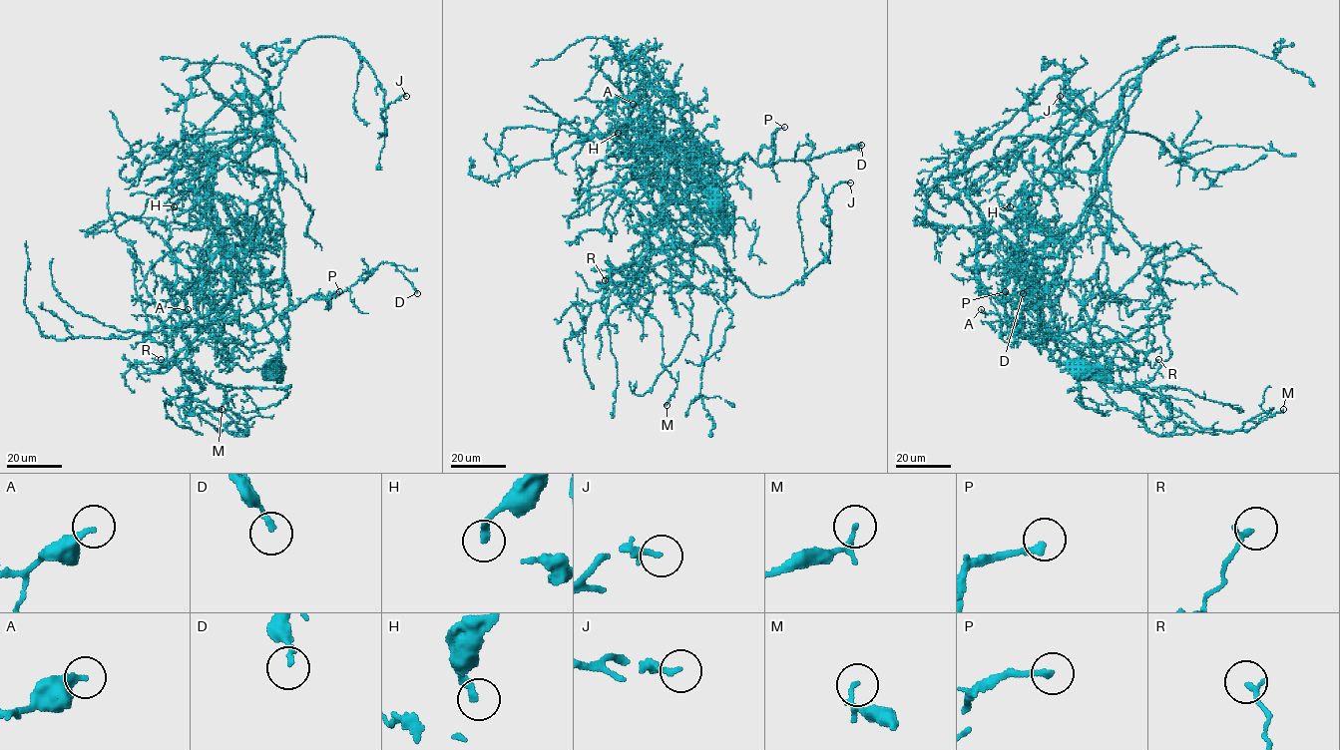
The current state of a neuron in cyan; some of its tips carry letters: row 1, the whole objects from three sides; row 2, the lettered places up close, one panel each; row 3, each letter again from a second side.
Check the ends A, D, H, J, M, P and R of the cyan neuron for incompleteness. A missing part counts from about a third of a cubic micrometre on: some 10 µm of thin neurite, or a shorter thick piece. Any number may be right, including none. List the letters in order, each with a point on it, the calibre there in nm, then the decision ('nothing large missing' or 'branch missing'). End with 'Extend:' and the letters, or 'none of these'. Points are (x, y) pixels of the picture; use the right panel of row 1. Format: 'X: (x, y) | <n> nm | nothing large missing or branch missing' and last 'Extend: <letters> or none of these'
A: (981, 309) | 340 nm | nothing large missing
D: (1023, 293) | 160 nm | nothing large missing
H: (1010, 206) | 240 nm | nothing large missing
J: (1060, 96) | 240 nm | branch missing
M: (1283, 409) | 110 nm | nothing large missing
P: (1005, 291) | 240 nm | branch missing
R: (1158, 359) | 190 nm | nothing large missing
Extend: J, P

